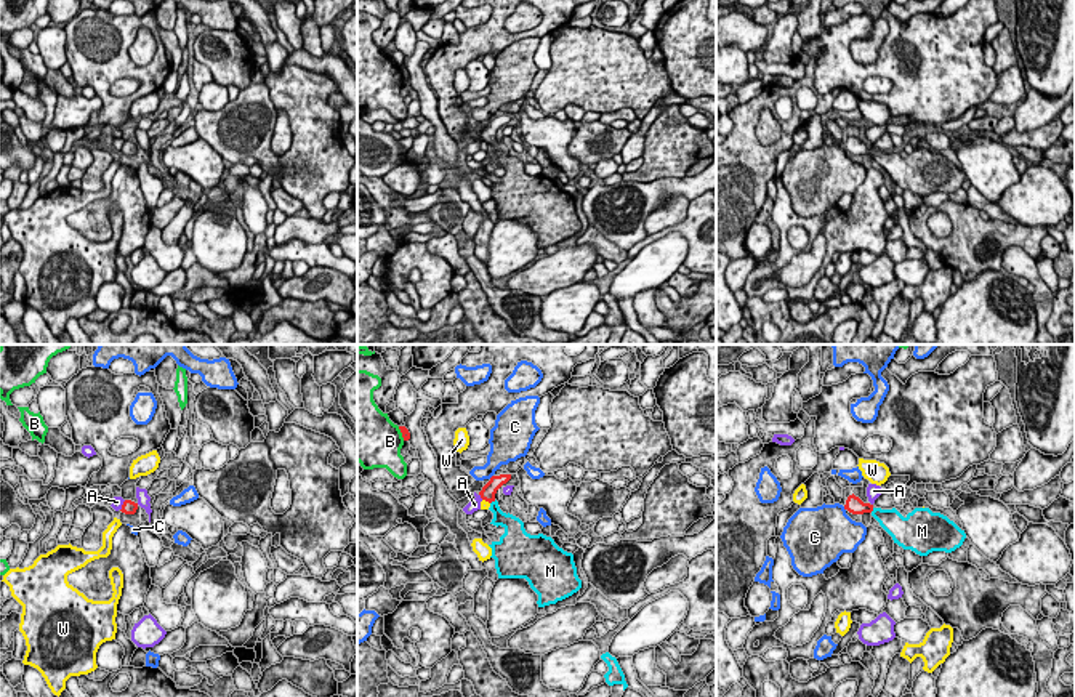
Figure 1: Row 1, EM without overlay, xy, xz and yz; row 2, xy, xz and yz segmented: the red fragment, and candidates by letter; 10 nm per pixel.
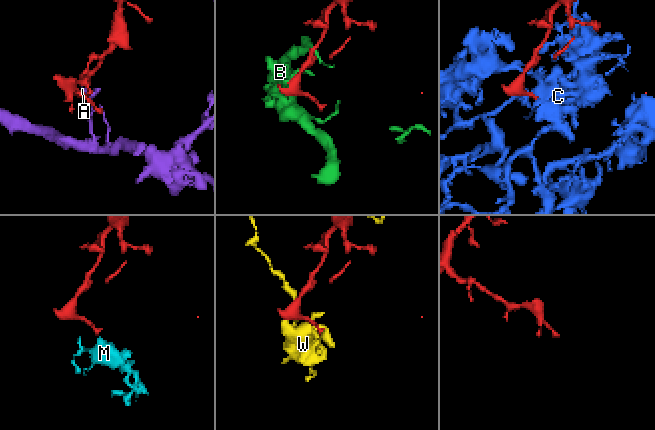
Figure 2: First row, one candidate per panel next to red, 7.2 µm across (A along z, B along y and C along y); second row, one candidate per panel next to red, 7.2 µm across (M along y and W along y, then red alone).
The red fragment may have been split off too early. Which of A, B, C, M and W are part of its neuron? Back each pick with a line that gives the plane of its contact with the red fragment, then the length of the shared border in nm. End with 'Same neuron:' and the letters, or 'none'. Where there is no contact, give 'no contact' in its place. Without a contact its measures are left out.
M: meets red in xz; contact 70 nm long
Same neuron: M

